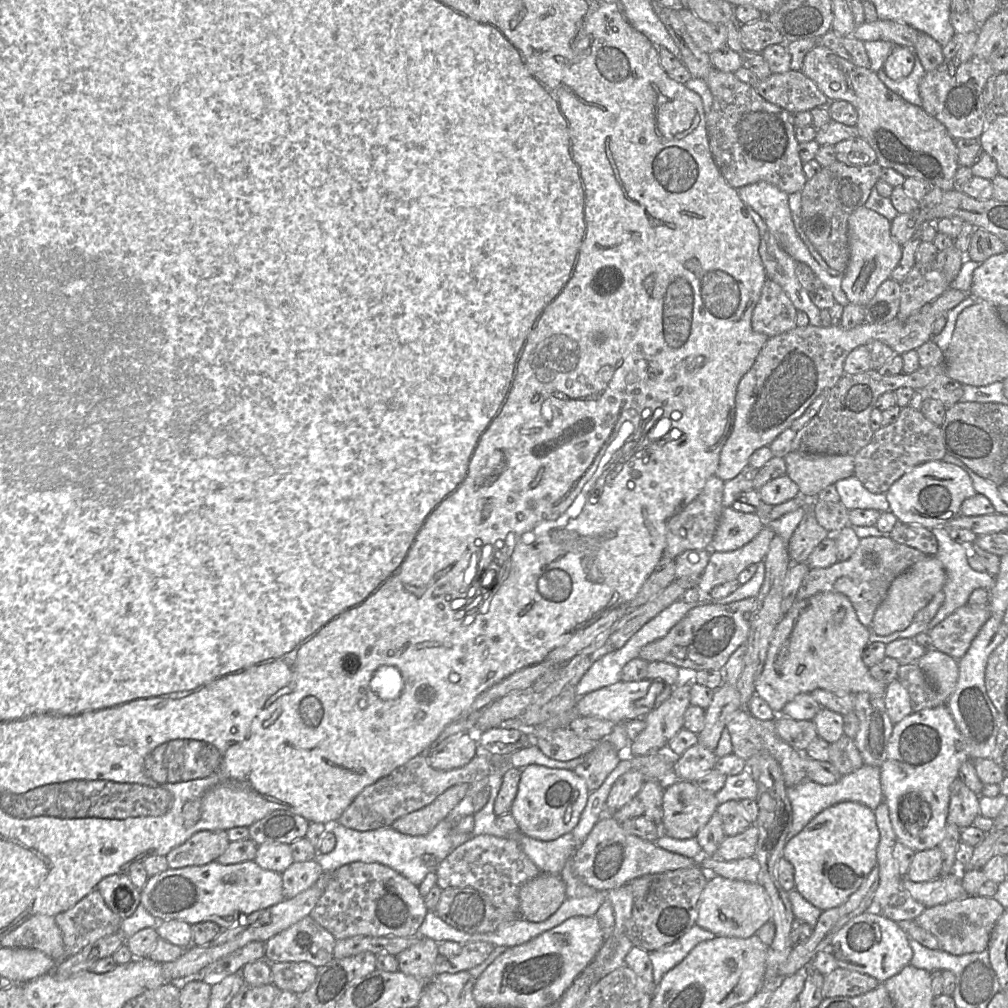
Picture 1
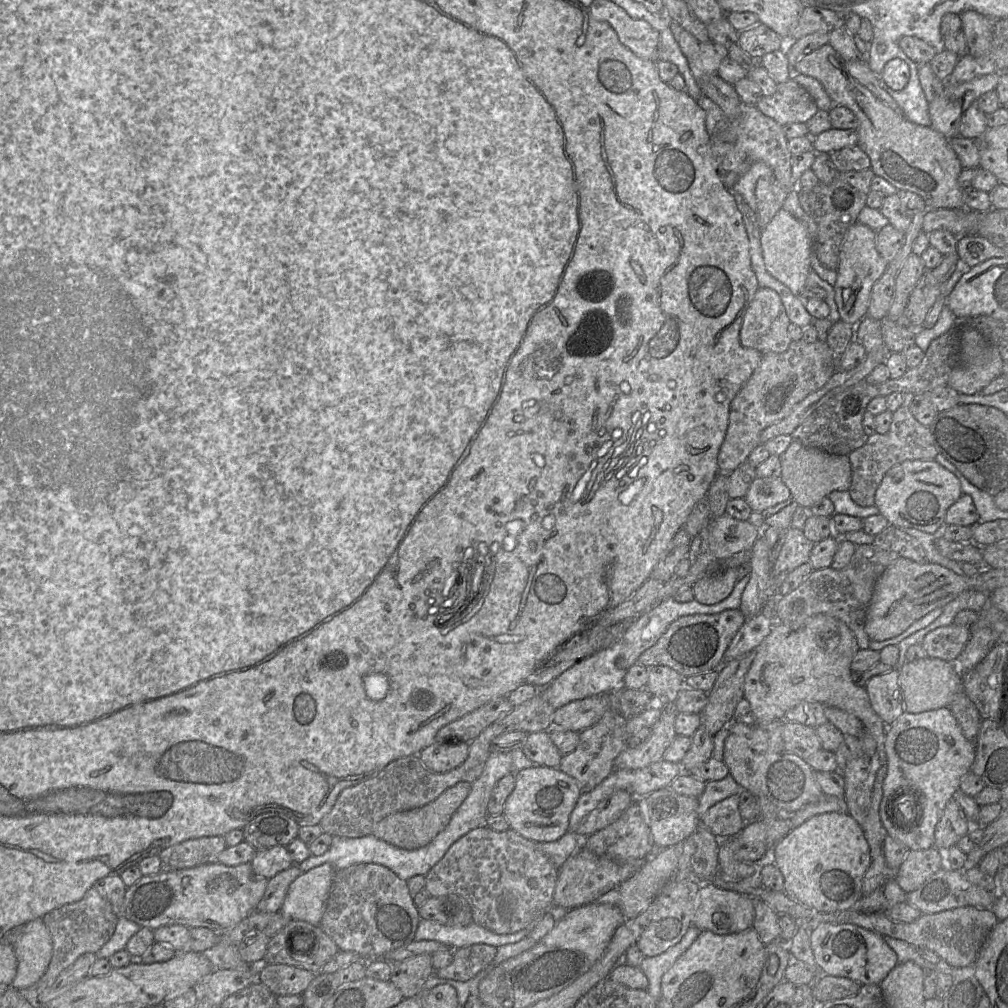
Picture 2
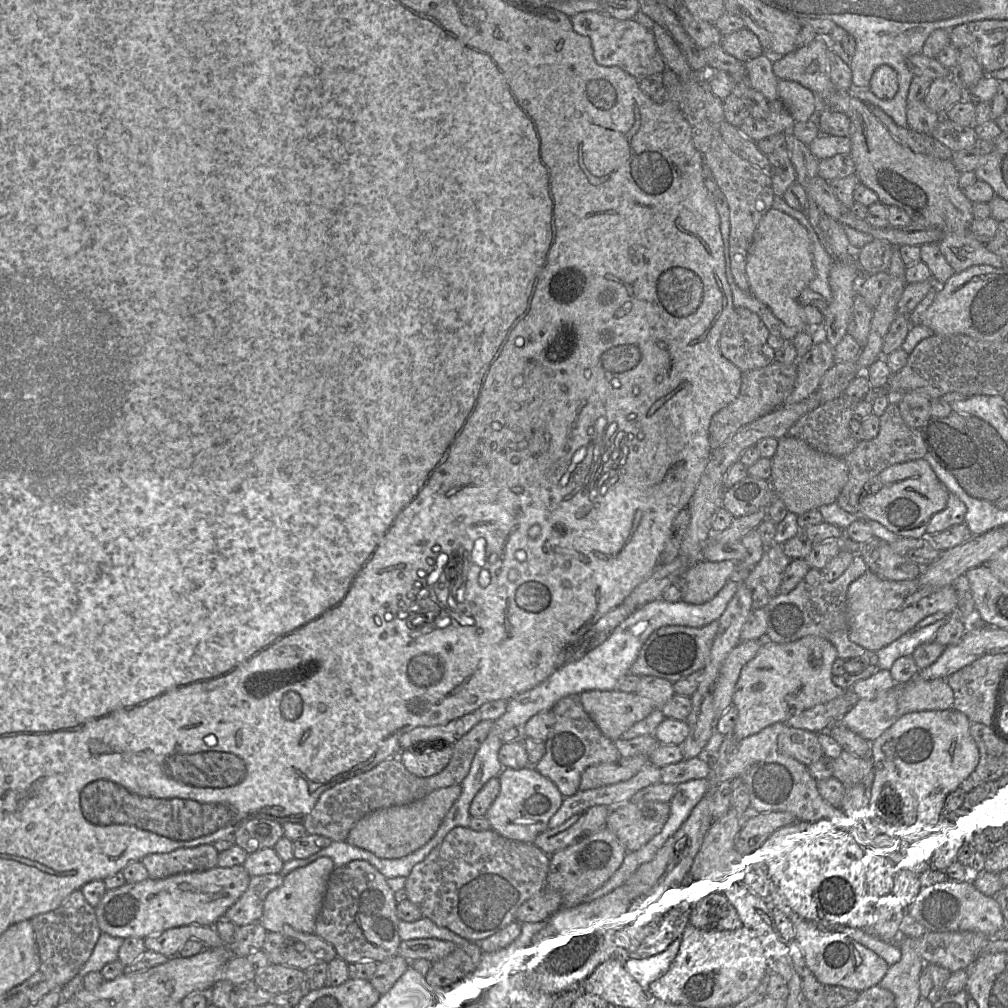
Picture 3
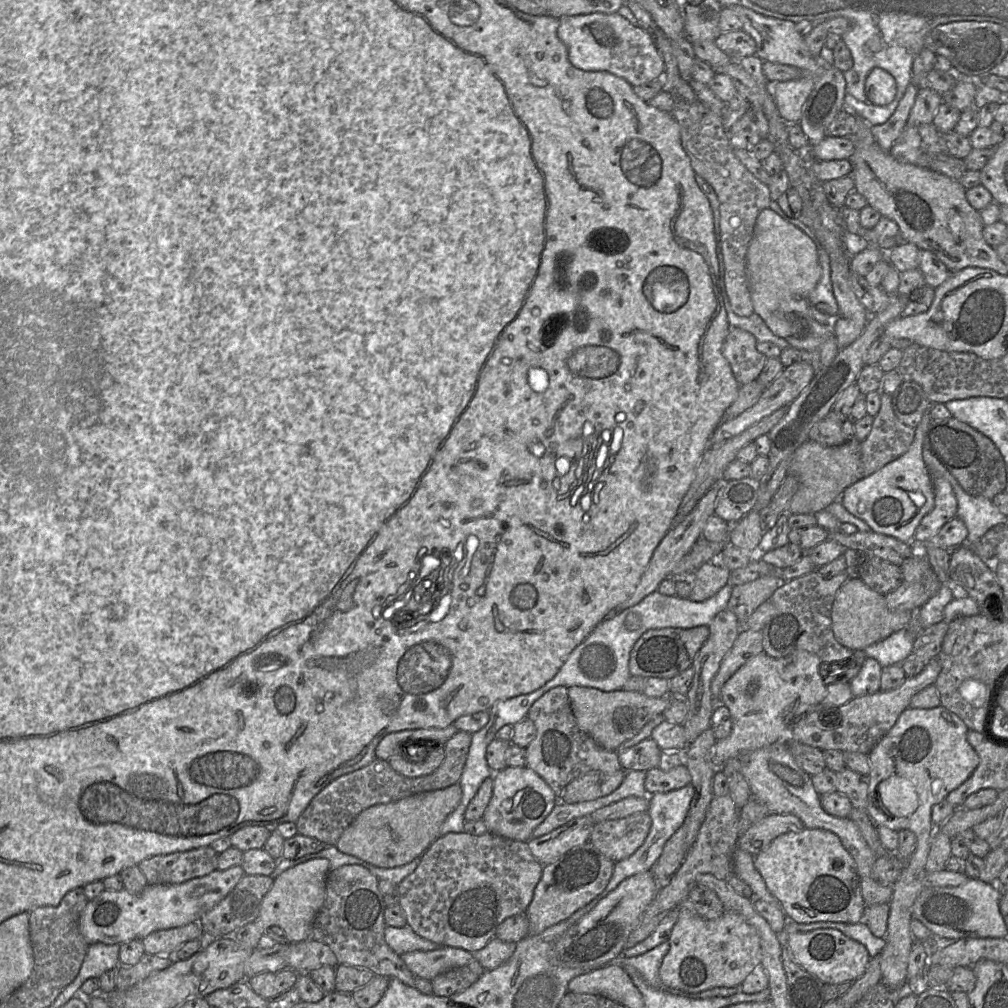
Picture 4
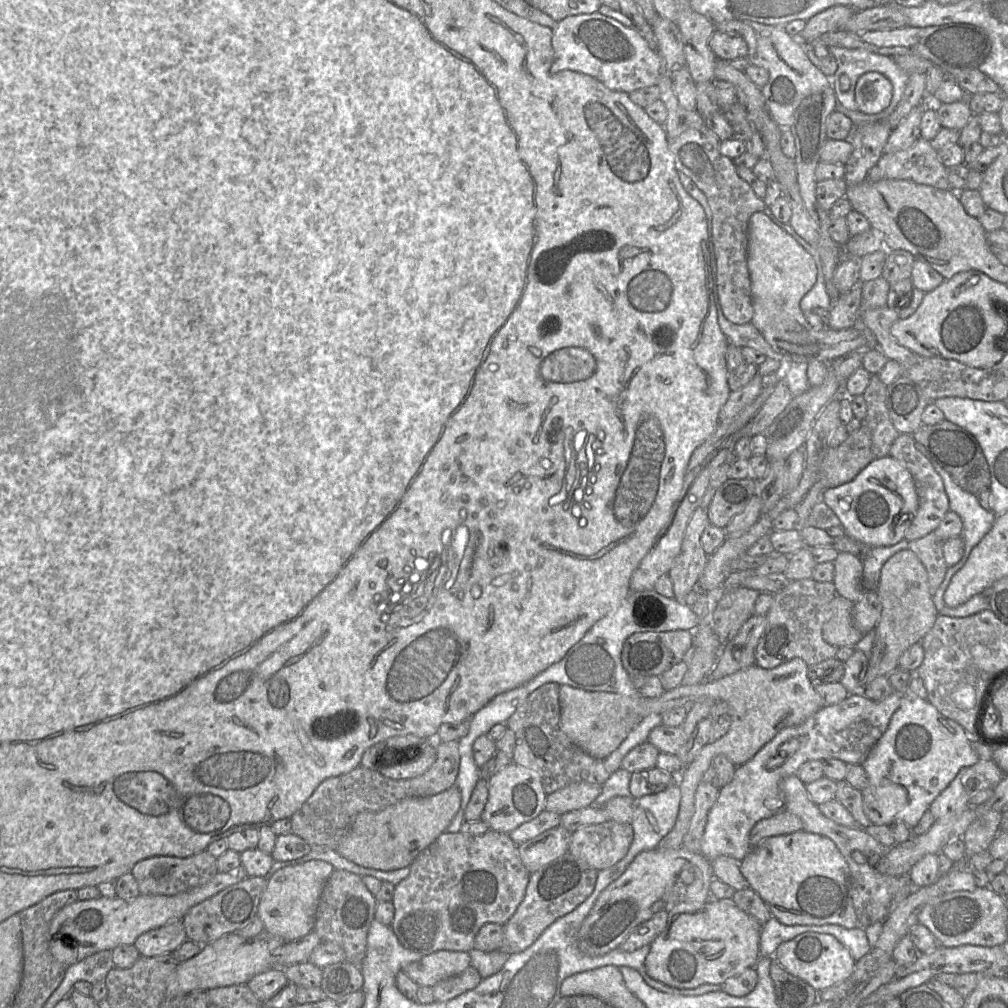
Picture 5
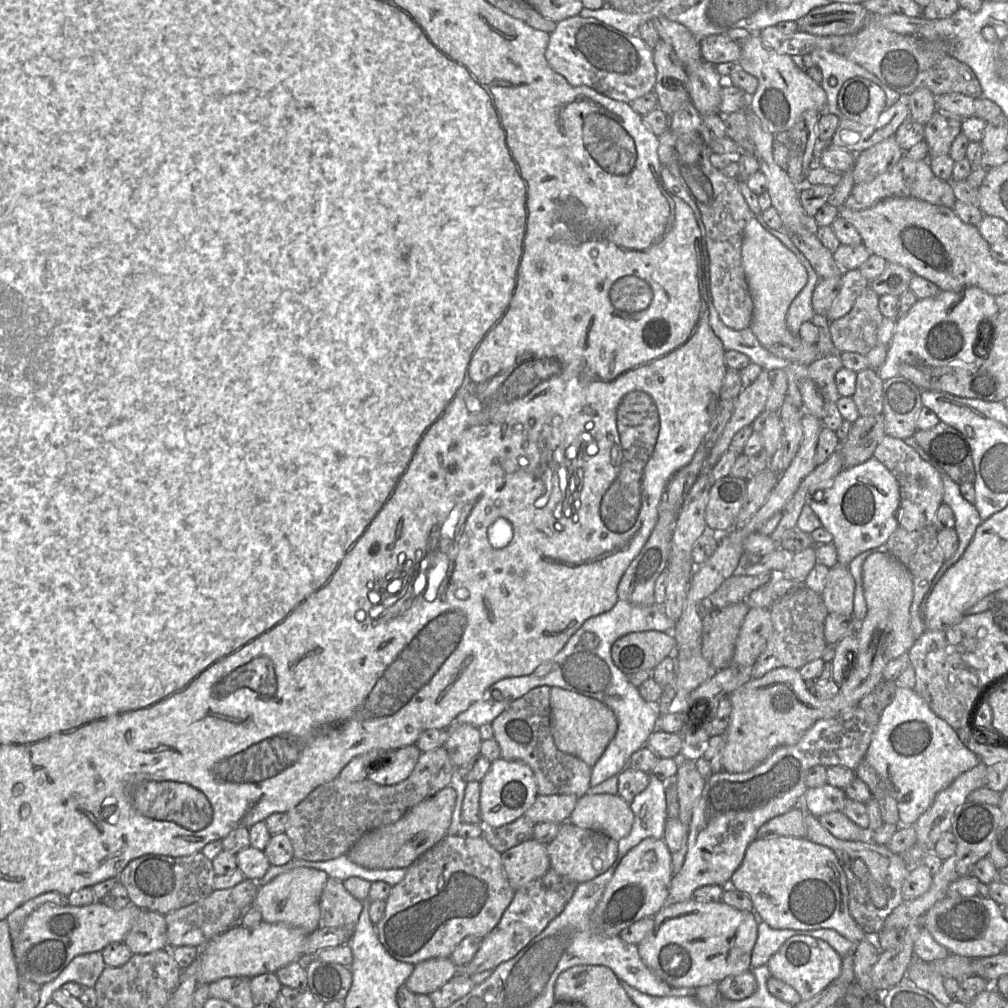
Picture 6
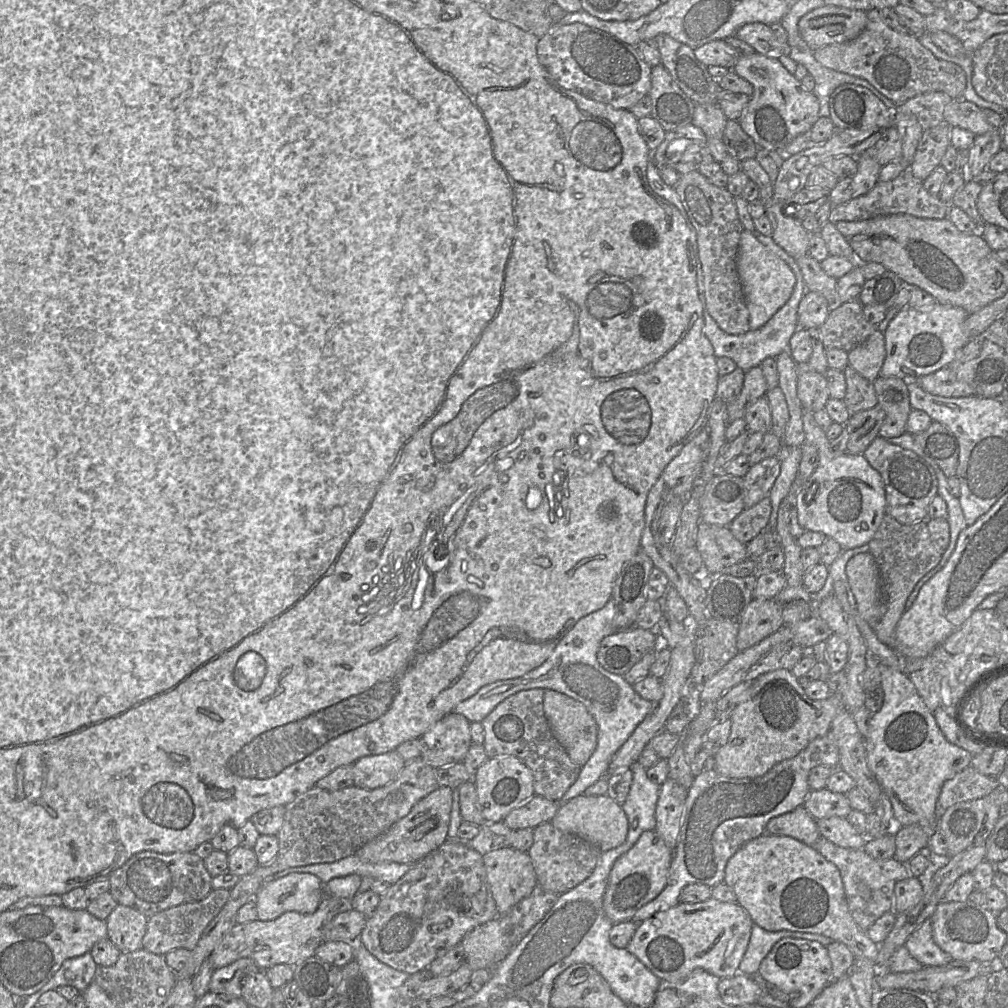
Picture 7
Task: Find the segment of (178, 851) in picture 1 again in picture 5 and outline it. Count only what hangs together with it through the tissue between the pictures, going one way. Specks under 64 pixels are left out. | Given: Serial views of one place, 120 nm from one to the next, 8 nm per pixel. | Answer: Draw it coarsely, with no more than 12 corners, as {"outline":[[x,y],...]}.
{"outline":[[207,851],[153,856],[131,870],[140,895],[174,896],[208,883]]}

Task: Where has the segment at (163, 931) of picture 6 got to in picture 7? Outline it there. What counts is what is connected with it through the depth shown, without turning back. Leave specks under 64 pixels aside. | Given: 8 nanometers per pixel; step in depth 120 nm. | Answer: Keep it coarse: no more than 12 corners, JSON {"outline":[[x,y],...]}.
{"outline":[[118,904],[106,919],[113,944],[142,948],[148,918]]}

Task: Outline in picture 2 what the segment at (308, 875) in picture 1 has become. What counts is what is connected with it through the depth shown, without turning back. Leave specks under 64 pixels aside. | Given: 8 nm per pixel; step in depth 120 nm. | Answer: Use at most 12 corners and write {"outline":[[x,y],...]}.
{"outline":[[294,864],[269,879],[256,911],[280,911],[291,883]]}

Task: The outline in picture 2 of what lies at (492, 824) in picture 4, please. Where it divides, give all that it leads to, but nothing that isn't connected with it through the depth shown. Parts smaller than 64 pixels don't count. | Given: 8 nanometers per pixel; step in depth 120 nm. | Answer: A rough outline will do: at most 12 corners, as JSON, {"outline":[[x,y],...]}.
{"outline":[[558,767],[524,768],[503,815],[535,842],[569,830],[581,795]]}

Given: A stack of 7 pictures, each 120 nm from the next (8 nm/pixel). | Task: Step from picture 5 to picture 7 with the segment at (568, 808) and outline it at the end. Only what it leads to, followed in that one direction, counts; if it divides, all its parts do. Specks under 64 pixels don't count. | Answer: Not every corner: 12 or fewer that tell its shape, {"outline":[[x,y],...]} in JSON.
{"outline":[[533,795],[503,822],[511,830],[551,822],[561,804]]}

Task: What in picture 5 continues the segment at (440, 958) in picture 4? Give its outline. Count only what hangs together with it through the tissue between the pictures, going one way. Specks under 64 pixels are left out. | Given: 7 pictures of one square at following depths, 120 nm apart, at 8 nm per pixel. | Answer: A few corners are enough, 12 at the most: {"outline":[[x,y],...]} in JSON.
{"outline":[[440,950],[403,971],[419,986],[433,987],[460,974],[469,952]]}

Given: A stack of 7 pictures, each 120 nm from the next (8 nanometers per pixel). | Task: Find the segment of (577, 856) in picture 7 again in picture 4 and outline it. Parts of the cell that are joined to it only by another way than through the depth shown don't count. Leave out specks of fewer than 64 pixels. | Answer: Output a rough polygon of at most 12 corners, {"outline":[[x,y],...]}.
{"outline":[[647,812],[595,823],[588,842],[617,862],[644,843]]}

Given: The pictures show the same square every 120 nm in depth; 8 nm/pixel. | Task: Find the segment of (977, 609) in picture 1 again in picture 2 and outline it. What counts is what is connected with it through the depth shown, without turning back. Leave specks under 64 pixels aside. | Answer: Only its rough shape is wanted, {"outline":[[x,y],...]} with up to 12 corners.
{"outline":[[953,623],[922,640],[927,657],[955,662],[970,626]]}

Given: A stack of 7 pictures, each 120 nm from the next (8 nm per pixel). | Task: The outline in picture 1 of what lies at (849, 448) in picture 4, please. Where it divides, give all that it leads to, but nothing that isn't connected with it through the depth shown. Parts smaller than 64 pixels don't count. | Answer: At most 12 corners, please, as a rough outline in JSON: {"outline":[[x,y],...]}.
{"outline":[[790,451],[786,475],[816,498],[854,475],[854,456]]}

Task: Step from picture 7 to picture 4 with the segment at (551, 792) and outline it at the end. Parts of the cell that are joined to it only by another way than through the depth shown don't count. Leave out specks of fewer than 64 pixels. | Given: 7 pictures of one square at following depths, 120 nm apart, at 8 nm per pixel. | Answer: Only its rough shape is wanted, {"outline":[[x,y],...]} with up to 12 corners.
{"outline":[[568,689],[537,699],[526,766],[558,798],[573,779],[621,768],[577,725]]}

